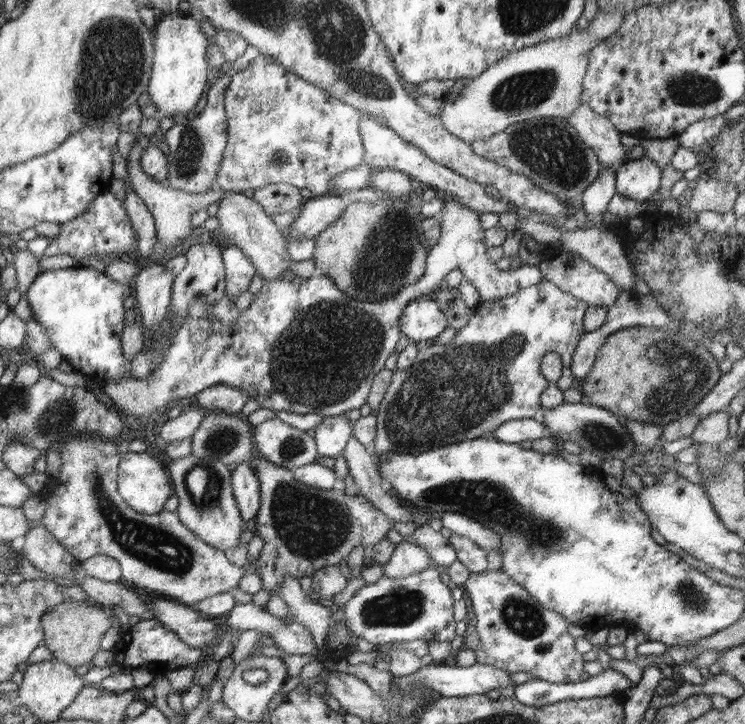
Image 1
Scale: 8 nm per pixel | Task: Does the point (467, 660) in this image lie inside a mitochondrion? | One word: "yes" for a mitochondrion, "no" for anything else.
no

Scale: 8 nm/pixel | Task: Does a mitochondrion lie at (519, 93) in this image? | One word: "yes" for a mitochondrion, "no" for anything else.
yes

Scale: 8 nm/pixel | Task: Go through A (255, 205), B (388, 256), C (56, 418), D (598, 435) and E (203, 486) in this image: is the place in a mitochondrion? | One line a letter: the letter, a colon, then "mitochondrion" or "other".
A: other
B: mitochondrion
C: mitochondrion
D: mitochondrion
E: mitochondrion

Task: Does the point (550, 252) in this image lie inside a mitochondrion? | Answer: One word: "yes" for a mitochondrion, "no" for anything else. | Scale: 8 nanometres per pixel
no

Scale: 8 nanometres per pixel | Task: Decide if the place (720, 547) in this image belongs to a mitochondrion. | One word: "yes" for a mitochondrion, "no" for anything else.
no

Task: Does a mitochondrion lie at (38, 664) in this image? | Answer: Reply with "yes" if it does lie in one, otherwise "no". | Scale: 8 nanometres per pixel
no

